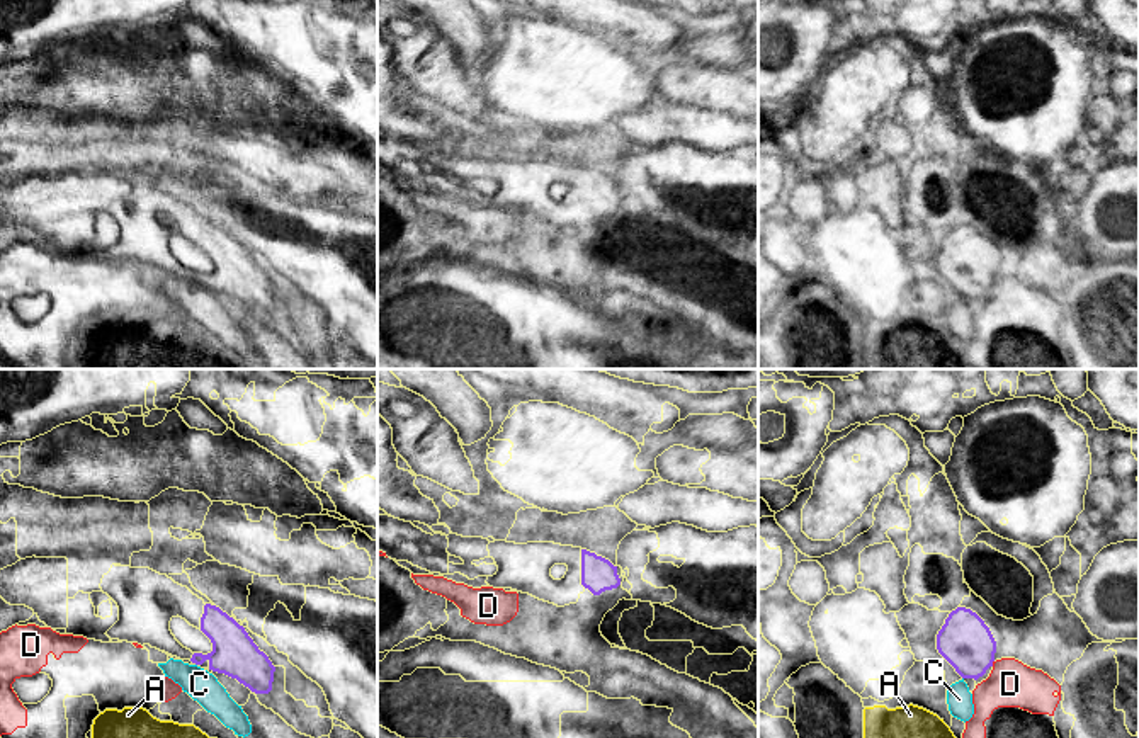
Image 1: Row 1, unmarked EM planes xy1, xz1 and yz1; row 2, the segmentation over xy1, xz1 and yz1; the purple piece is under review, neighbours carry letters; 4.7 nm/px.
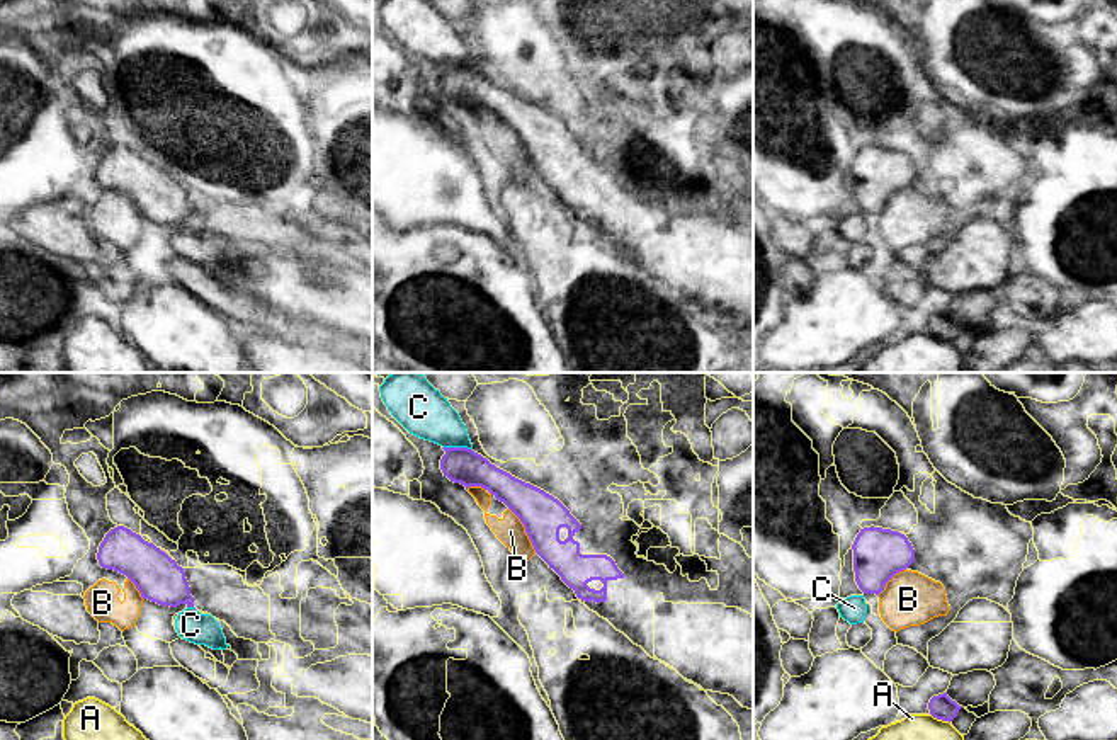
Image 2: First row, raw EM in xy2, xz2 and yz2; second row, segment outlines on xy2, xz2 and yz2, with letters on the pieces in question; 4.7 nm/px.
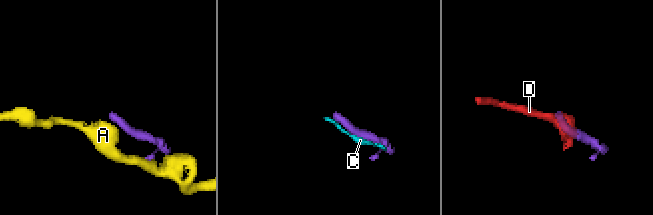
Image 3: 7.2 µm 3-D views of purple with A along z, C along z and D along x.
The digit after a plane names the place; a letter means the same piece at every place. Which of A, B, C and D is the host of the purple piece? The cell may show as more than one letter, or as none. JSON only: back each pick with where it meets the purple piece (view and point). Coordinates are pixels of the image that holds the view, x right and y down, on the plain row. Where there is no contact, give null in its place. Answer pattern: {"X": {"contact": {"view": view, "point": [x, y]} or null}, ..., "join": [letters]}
{"join": []}

